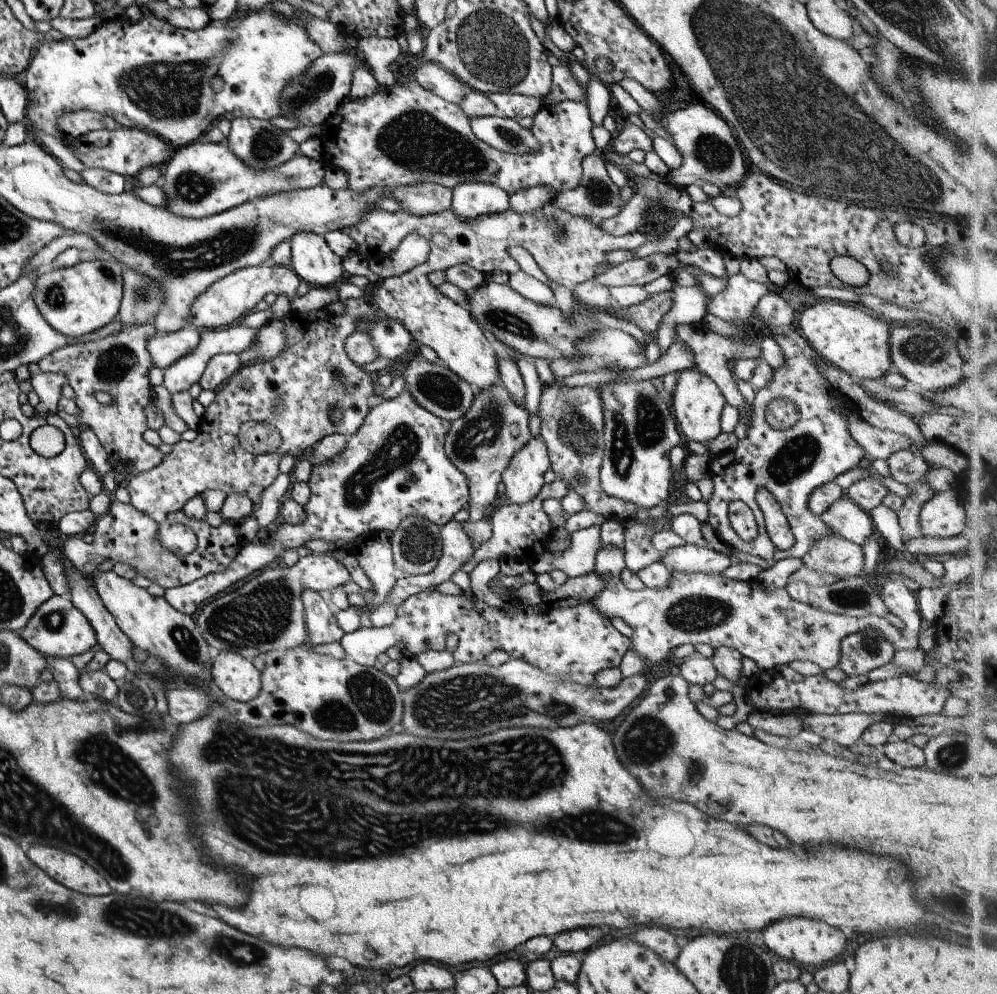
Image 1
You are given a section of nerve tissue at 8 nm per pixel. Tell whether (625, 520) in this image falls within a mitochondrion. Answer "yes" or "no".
no

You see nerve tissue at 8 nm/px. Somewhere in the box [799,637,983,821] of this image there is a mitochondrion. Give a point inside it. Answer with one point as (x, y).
(953, 755)

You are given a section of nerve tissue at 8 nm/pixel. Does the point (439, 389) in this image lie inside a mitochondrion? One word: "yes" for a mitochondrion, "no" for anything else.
yes

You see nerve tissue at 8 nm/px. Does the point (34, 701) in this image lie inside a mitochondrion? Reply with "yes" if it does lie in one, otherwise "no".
no

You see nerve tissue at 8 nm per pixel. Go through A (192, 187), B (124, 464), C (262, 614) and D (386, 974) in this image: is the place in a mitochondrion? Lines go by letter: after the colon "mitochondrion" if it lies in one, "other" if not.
A: mitochondrion
B: other
C: mitochondrion
D: other

